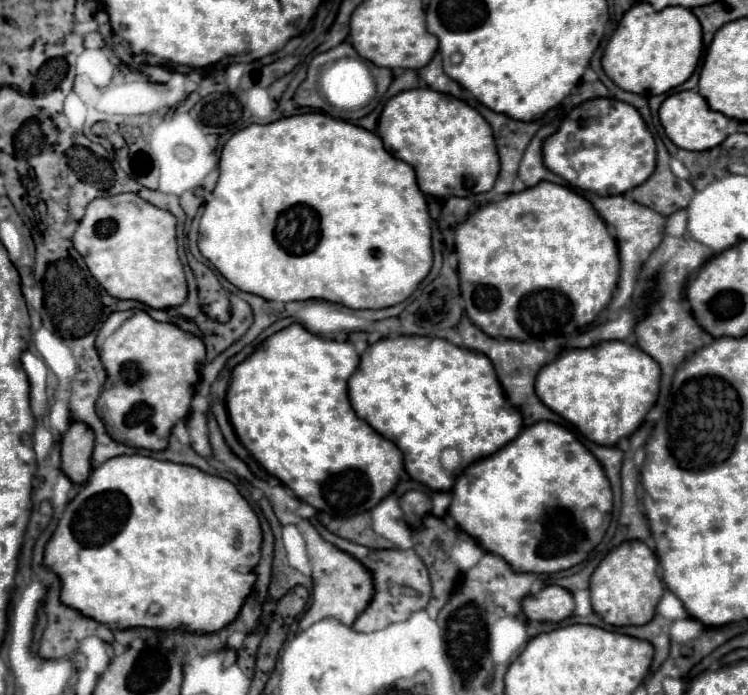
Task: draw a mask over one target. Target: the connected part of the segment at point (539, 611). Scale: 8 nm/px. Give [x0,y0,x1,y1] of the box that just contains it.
[521,585,573,621]

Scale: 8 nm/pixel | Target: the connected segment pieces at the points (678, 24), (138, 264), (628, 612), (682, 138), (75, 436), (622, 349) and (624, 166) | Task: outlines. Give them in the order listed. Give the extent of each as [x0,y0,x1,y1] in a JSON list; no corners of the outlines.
[[603,3,703,97],[73,193,187,309],[591,541,665,625],[659,91,729,151],[61,421,95,485],[535,341,661,445],[543,99,657,197]]

